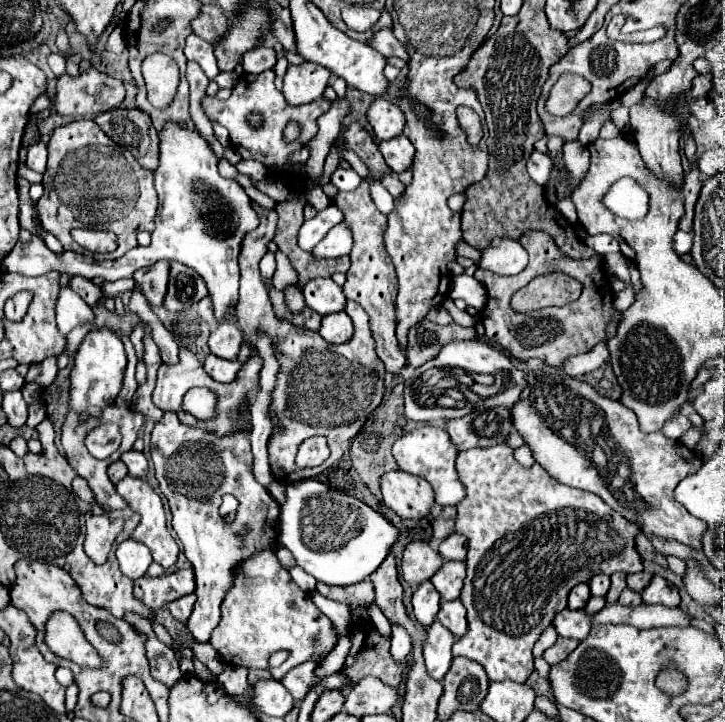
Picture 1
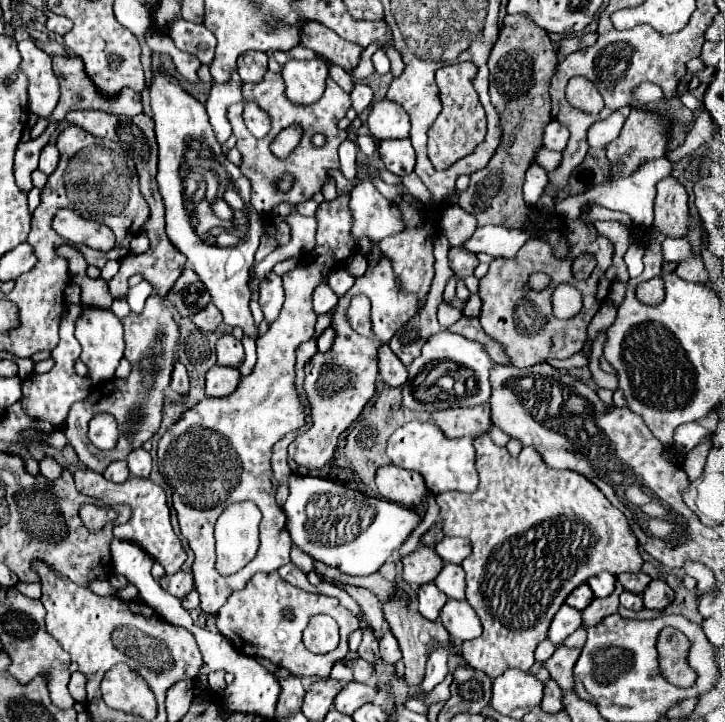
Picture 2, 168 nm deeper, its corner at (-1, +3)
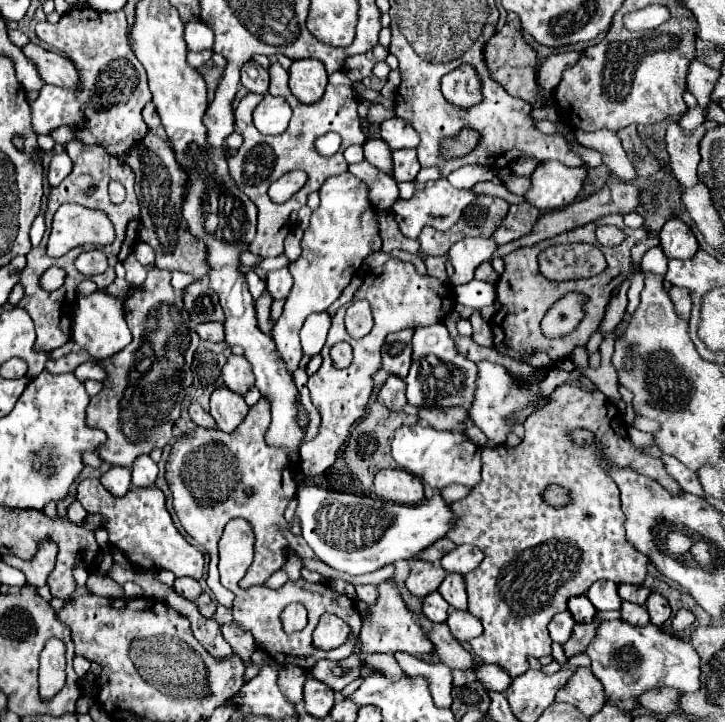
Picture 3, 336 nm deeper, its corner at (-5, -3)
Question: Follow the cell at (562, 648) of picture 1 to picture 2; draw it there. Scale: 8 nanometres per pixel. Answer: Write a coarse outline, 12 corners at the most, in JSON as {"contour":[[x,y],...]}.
{"contour":[[558,645],[544,663],[562,691],[574,691],[580,649]]}

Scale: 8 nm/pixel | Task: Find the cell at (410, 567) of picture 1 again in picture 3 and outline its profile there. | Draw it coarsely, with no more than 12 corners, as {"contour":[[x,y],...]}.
{"contour":[[412,559],[406,589],[426,597],[448,573],[430,561]]}

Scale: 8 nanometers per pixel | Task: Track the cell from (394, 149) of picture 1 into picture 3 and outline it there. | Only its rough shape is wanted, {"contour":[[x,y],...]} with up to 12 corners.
{"contour":[[416,149],[392,151],[396,183],[420,171]]}

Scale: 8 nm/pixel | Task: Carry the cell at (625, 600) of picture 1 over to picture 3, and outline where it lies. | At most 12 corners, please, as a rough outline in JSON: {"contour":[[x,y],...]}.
{"contour":[[622,603],[622,619],[632,625],[648,625],[644,605]]}

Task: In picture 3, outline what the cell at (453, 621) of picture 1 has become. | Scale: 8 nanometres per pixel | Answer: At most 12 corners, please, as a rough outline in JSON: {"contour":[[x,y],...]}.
{"contour":[[452,611],[446,625],[458,641],[484,633],[470,611]]}

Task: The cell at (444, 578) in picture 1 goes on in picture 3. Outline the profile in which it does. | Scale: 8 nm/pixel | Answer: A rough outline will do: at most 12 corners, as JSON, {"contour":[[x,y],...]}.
{"contour":[[448,575],[438,593],[454,609],[466,609],[464,575]]}

